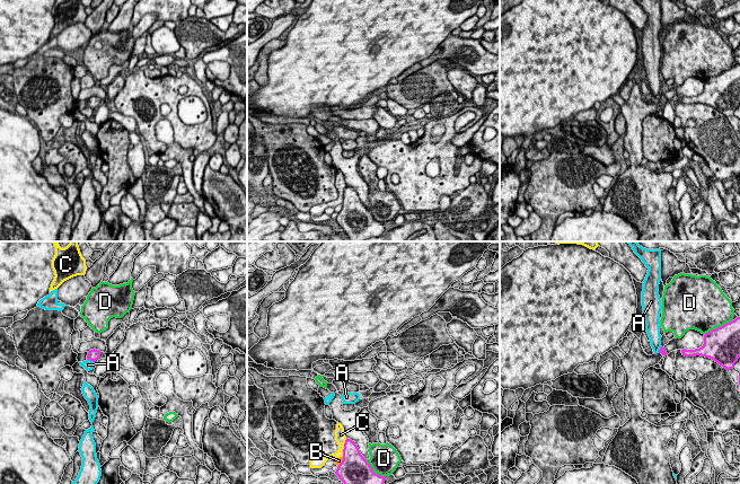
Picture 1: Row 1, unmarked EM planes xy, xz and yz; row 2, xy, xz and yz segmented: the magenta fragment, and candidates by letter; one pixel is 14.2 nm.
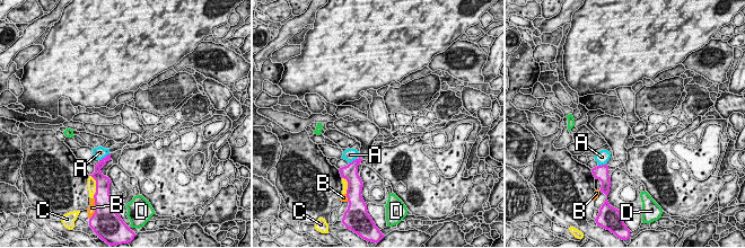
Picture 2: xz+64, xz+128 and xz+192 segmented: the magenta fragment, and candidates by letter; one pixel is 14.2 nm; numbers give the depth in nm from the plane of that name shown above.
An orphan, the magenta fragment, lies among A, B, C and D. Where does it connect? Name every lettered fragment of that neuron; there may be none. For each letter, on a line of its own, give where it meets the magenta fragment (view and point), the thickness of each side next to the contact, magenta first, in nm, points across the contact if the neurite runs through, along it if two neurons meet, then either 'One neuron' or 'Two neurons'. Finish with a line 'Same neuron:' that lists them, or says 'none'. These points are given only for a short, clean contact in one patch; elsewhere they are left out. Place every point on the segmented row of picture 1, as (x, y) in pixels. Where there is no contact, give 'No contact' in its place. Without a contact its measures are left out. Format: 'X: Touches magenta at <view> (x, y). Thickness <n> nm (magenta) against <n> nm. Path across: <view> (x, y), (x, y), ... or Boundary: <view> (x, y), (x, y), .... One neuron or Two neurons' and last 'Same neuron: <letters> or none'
A: Touches magenta at xy (90, 360). Thickness 160 nm (magenta) against 140 nm. Boundary: xy (87, 359), (94, 362). Two neurons
B: Touches magenta at xz (342, 462). Thickness 420 nm (magenta) against 90 nm. Two neurons
C: Touches magenta at xz (344, 447). Thickness 320 nm (magenta) against 160 nm. Two neurons
D: Touches magenta at yz (718, 327). Thickness 500 nm (magenta) against 500 nm. Two neurons
Same neuron: none

